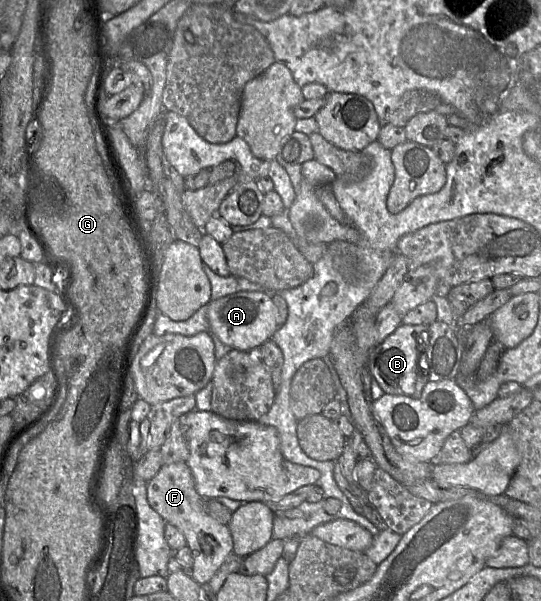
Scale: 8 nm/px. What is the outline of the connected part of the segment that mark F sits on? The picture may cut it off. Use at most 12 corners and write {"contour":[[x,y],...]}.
{"contour":[[186,462],[164,464],[148,502],[178,527],[206,585],[233,552]]}

